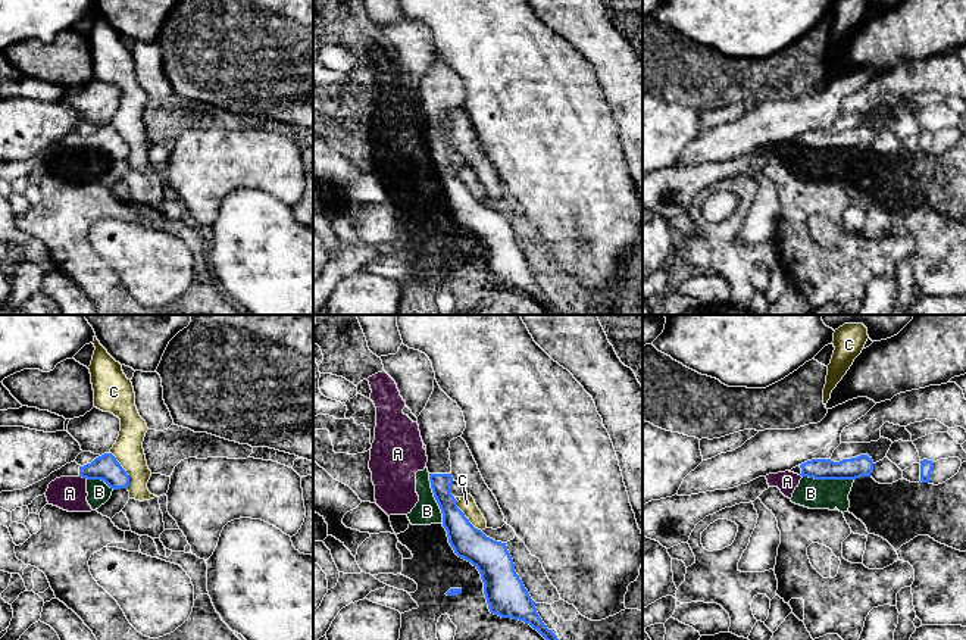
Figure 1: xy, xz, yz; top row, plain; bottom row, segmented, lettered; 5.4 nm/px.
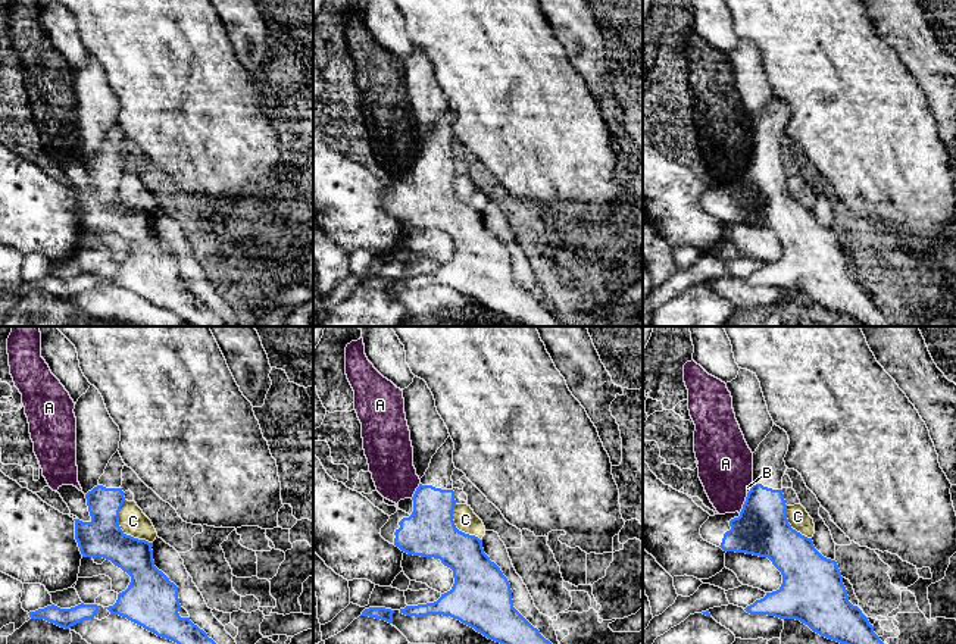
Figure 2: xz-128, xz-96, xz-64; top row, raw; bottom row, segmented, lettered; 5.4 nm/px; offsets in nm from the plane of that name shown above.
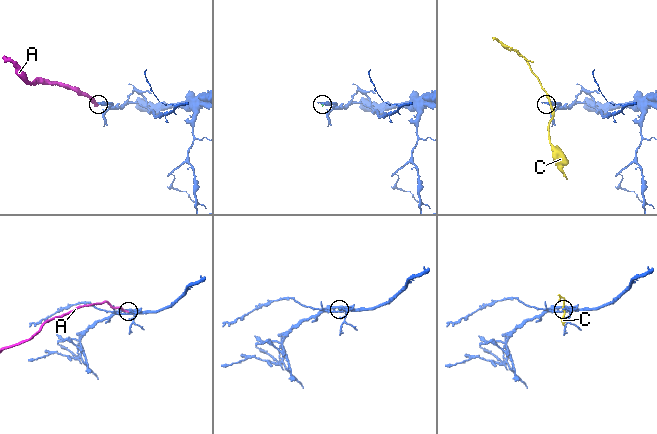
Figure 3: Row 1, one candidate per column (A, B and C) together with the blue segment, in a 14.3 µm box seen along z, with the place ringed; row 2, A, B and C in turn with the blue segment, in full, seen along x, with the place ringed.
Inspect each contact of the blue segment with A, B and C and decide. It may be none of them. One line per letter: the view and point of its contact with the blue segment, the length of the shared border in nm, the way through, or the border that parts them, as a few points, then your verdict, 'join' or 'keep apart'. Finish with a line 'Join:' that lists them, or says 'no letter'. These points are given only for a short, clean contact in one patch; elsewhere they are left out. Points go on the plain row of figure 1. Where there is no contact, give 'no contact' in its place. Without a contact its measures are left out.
A: xy (84, 147) | 50 nm | along xy (80, 146), (87, 149) | keep apart
B: yz (828, 149) | 280 nm | along yz (803, 146), (853, 150) | keep apart
C: xy (124, 140) | 220 nm | along xy (111, 122), (128, 146), (128, 158) | keep apart
Join: no letter

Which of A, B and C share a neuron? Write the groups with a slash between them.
A B / C

